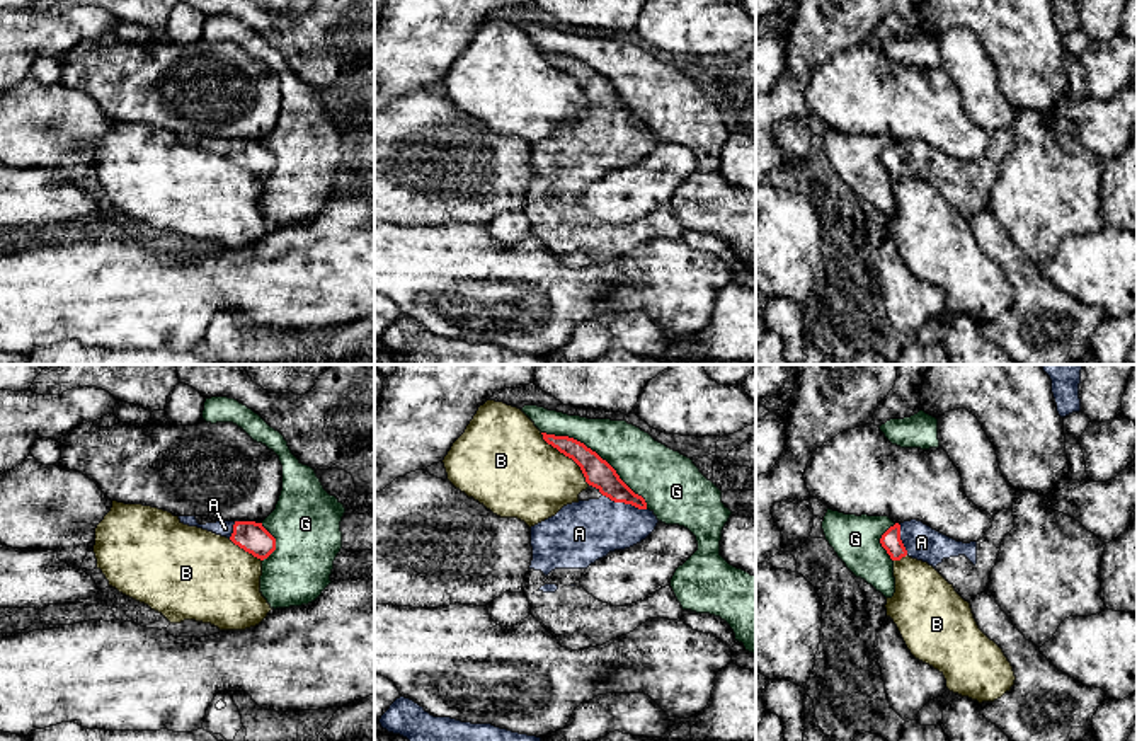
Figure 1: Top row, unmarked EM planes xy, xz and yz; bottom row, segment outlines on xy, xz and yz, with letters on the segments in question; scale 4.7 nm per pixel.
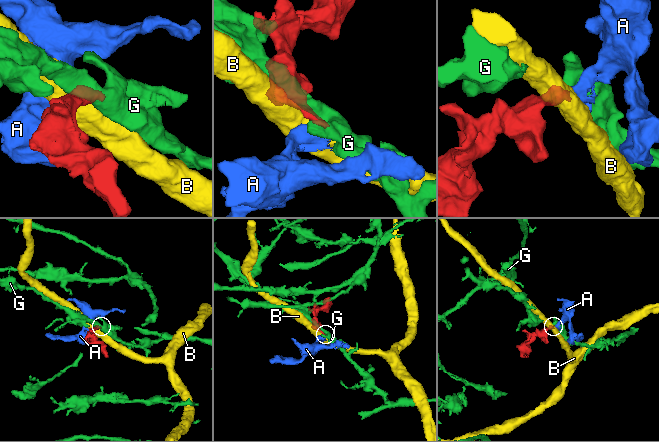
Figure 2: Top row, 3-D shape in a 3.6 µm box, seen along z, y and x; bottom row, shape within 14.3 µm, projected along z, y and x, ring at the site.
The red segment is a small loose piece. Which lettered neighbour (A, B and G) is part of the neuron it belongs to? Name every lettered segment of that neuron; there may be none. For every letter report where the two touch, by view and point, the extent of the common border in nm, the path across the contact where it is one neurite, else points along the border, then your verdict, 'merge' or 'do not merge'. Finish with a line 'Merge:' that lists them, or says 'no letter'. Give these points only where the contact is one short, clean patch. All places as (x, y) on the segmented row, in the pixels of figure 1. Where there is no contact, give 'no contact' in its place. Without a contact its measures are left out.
A: meets red in xz at (625, 503); contact 220 nm long; runs through xz (598, 472), (625, 503), (603, 525), (584, 532); merge
B: meets red in xz at (567, 455); contact 340 nm long; do not merge
G: meets red in xz at (596, 453); contact 600 nm long; do not merge
Merge: A

